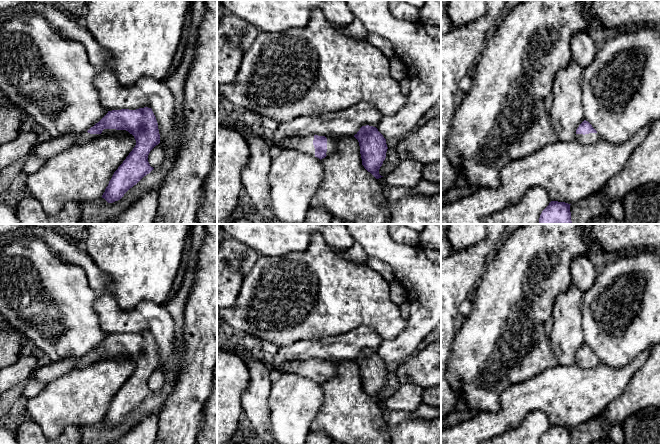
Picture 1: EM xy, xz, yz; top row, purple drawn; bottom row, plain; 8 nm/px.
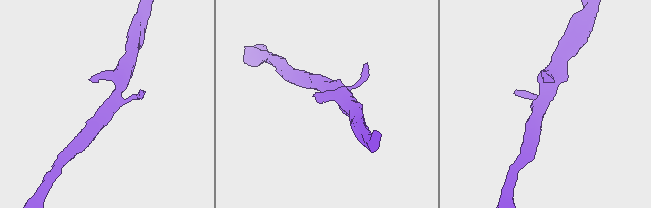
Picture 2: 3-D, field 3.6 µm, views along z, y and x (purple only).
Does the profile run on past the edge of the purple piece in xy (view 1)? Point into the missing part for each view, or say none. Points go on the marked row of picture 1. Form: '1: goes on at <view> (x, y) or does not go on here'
1: goes on at xy (52, 147)

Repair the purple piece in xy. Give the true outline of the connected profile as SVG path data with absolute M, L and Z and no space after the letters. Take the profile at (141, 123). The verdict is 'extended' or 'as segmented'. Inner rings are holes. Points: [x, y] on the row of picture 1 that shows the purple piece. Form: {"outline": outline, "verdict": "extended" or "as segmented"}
{"outline": "M151 108L108 111L87 132L78 136L50 137L48 140L36 144L30 154L49 160L74 145L86 144L99 136L113 134L118 130L126 130L132 134L136 145L114 172L102 195L102 198L108 203L113 203L120 200L130 188L154 169L148 162L148 155L160 143L160 134Z", "verdict": "extended"}

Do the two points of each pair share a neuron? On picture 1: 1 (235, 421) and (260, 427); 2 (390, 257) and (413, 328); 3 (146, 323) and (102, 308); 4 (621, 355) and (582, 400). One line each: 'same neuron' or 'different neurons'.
1: different neurons
2: same neuron
3: same neuron
4: different neurons

